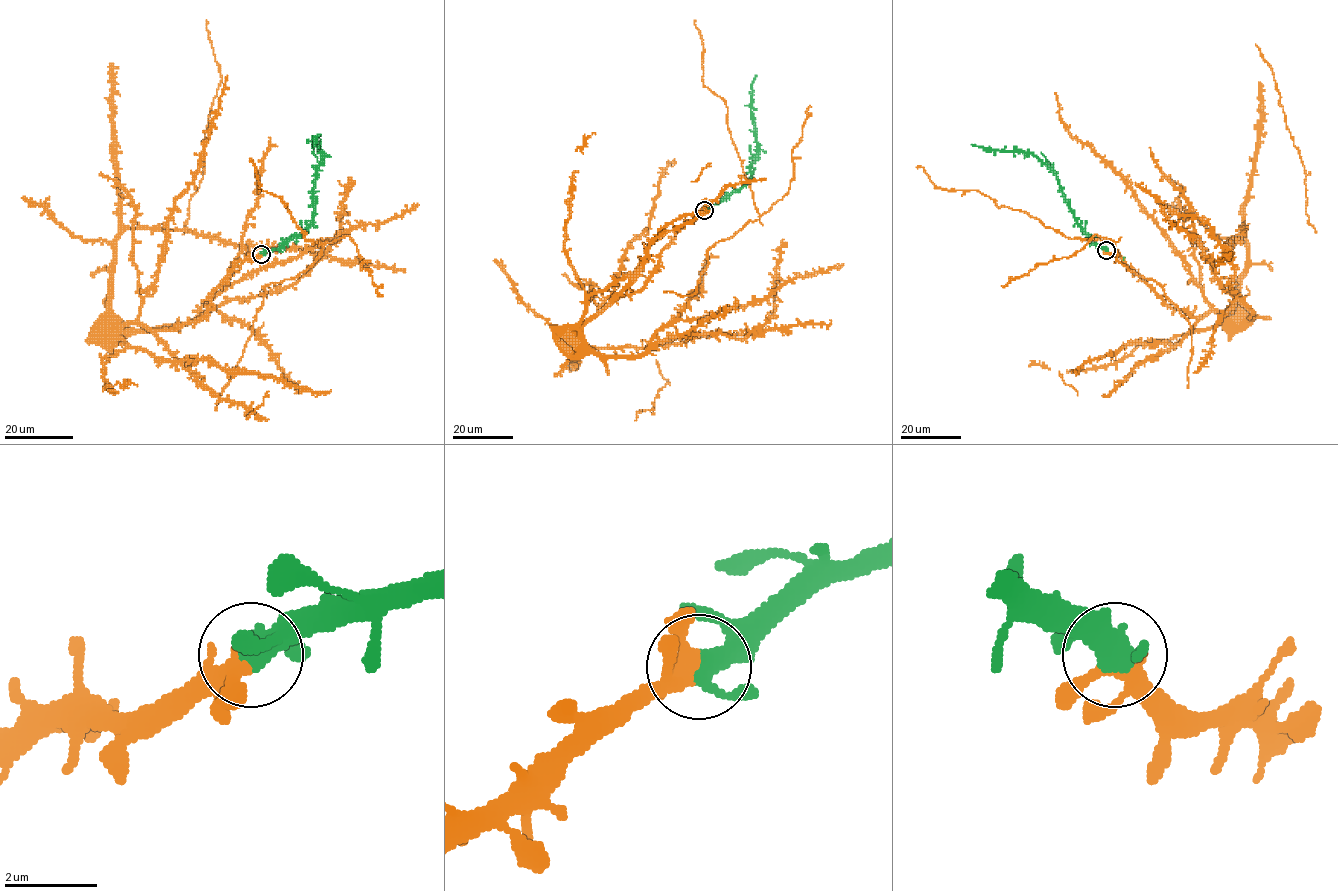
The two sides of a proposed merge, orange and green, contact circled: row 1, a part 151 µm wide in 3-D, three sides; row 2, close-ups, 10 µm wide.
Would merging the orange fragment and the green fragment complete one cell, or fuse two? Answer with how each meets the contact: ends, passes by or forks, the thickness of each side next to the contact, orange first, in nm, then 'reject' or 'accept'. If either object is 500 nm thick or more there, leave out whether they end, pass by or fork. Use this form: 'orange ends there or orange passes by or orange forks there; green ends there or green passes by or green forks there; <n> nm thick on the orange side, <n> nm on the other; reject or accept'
orange forks there; green passes by; 300 nm thick on the orange side, 400 nm on the other; accept

